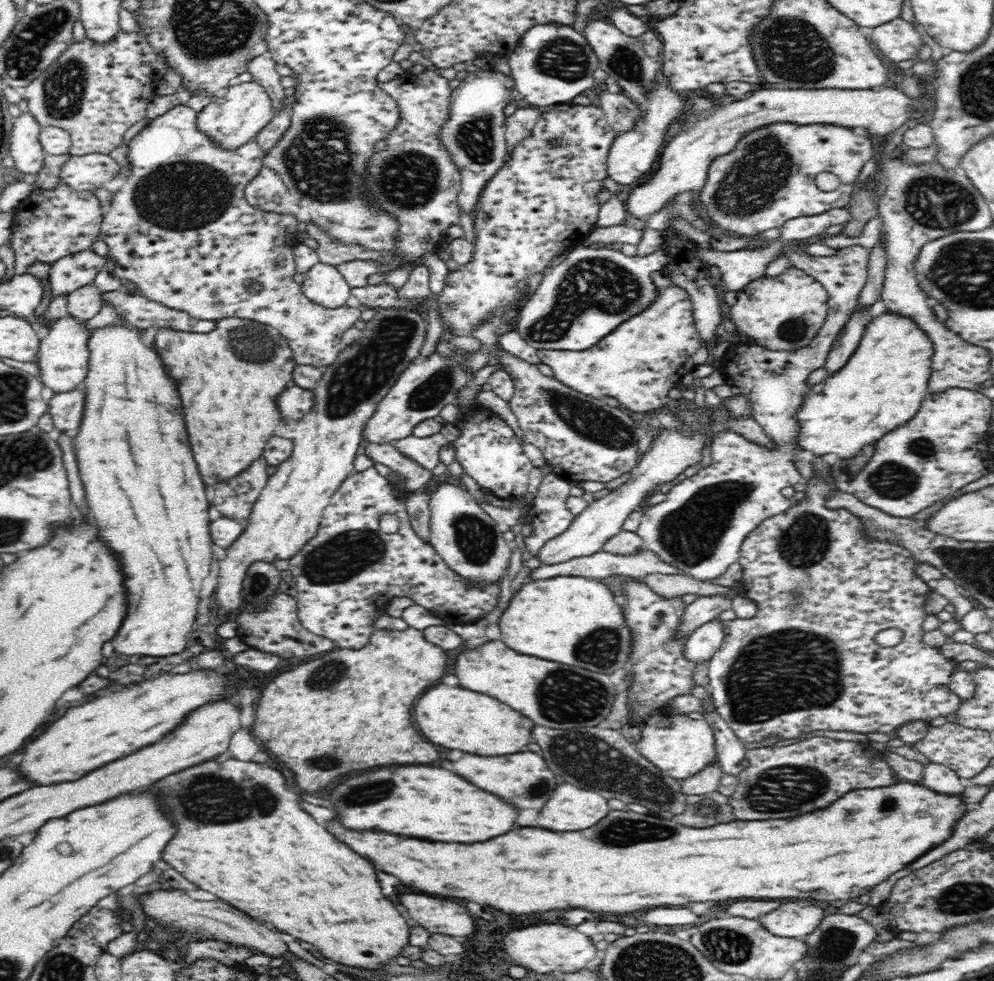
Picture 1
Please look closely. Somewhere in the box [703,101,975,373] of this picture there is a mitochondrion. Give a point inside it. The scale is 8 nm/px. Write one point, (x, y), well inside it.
(750, 184)

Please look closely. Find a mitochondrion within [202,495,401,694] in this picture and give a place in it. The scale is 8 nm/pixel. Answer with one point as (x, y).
(341, 557)

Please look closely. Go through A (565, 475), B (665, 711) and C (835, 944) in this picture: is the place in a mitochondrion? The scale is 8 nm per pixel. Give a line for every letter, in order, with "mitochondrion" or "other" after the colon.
A: other
B: other
C: mitochondrion

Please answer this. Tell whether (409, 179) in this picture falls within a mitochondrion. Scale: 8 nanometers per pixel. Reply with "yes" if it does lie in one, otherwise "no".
yes

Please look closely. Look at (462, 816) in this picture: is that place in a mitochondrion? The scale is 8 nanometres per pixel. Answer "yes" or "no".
no

